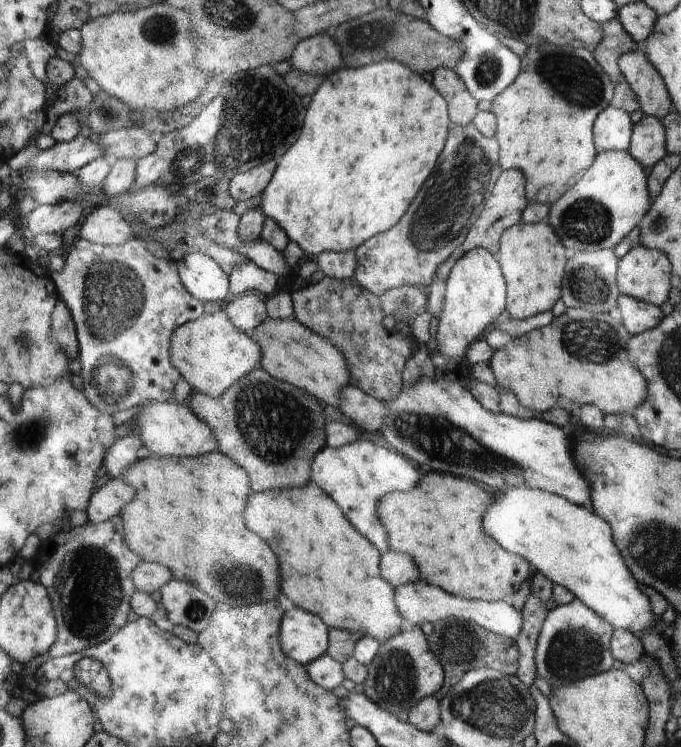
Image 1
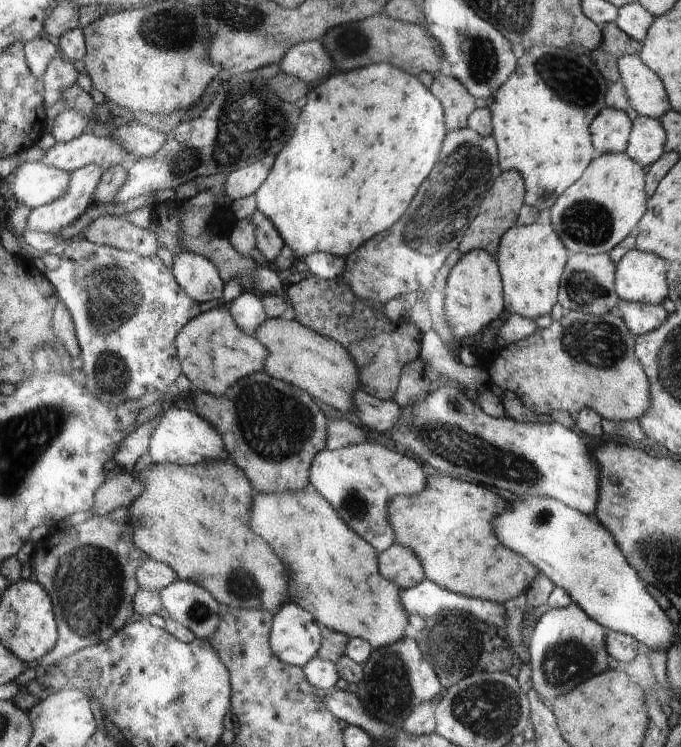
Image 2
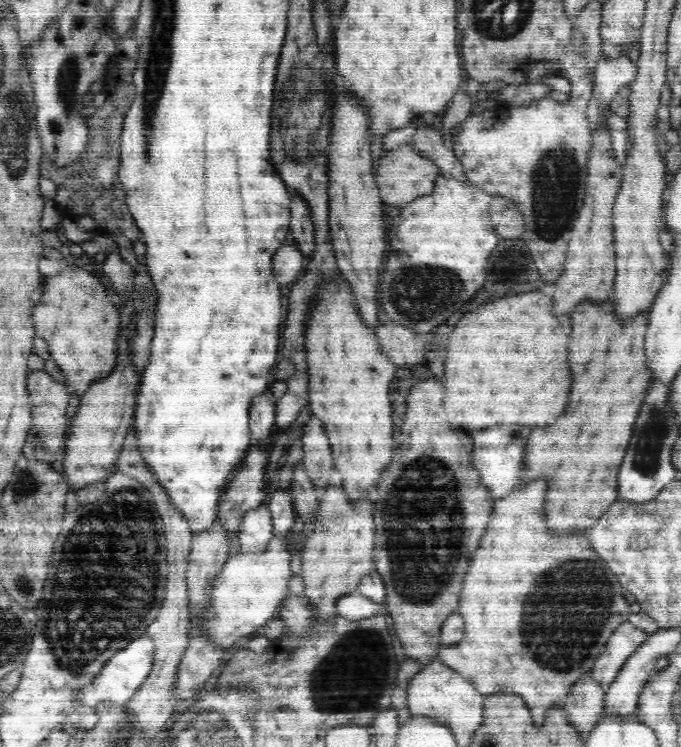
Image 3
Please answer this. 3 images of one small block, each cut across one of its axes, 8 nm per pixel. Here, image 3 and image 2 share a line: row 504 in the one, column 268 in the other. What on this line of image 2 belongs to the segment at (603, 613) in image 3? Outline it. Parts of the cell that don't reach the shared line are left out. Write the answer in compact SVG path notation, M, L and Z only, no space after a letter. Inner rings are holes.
M310 485L302 492L282 492L282 494L260 494L254 502L254 514L250 514L250 526L282 554L286 570L290 570L290 596L298 606L306 606L314 618L325 627L338 630L351 637L363 638L373 648L382 648L400 641L408 626L408 613L400 604L400 590L382 574L378 574L378 560L374 547L362 536L350 530L336 510Z

